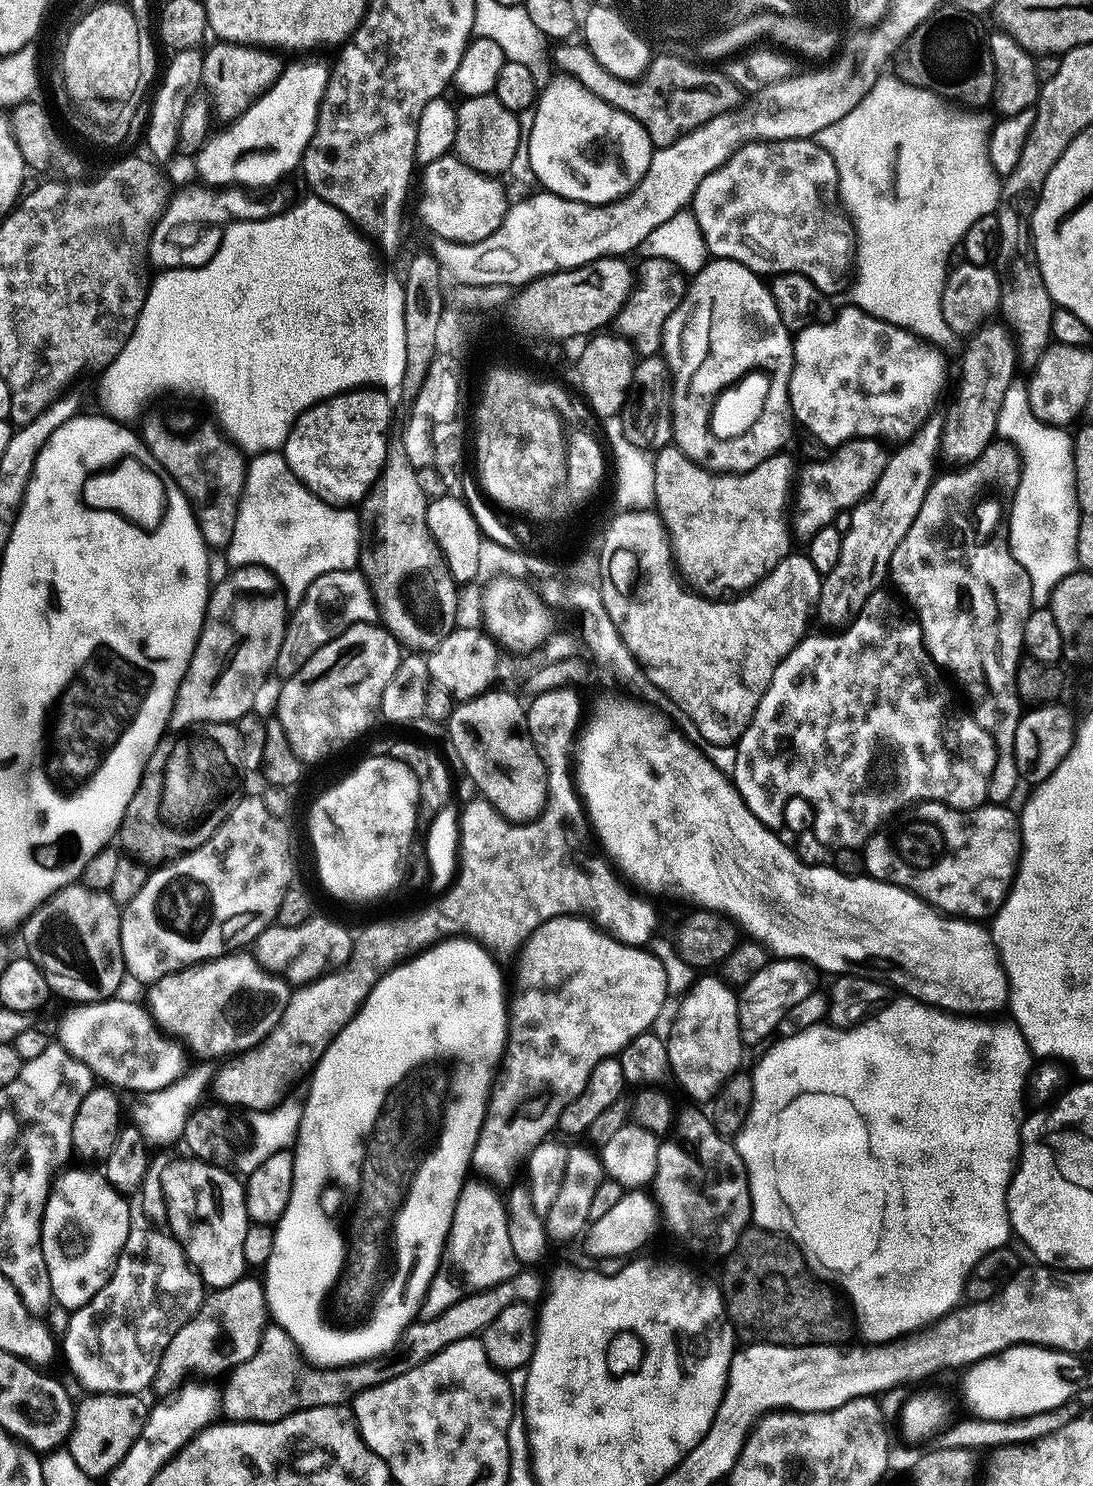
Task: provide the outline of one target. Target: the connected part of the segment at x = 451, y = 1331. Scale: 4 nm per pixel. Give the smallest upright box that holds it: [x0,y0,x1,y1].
[220,1270,542,1424]

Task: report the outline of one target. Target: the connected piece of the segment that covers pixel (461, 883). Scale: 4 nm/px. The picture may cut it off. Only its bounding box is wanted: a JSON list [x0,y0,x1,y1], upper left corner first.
[215,774,660,1110]

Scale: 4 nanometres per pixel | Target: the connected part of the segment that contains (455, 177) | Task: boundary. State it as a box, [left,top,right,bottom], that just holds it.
[416,154,510,244]

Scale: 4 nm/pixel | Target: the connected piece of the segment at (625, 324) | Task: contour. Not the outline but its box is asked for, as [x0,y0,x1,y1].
[614,258,686,357]

